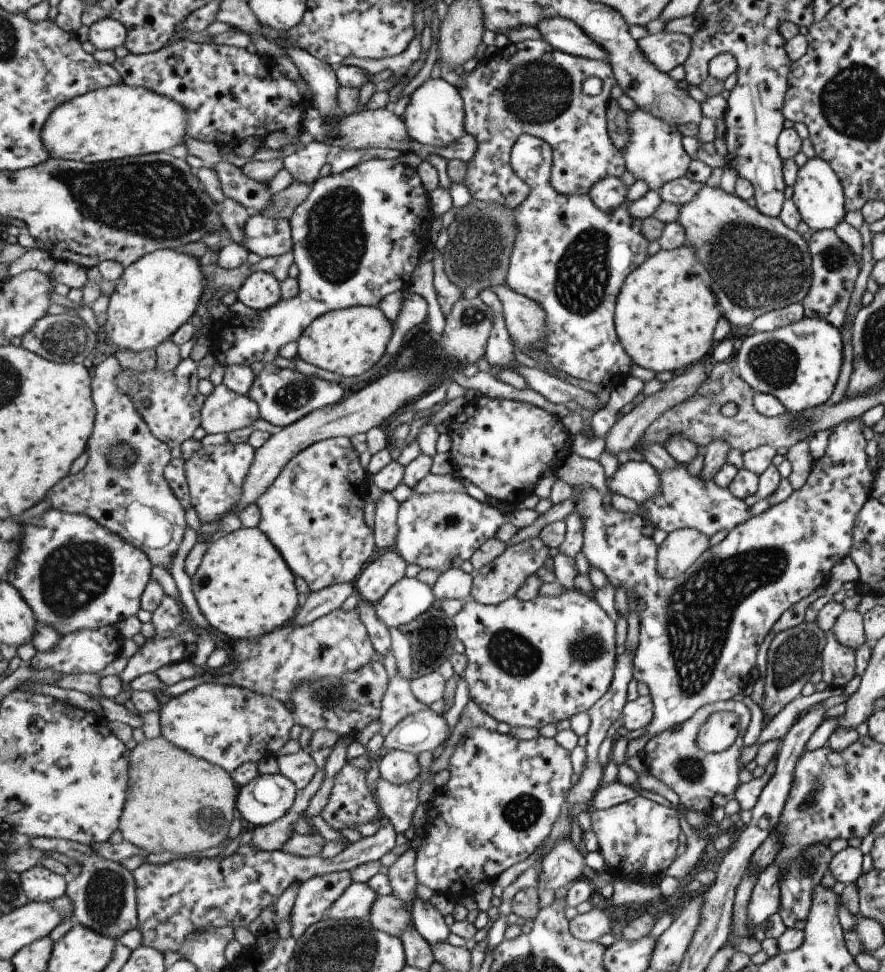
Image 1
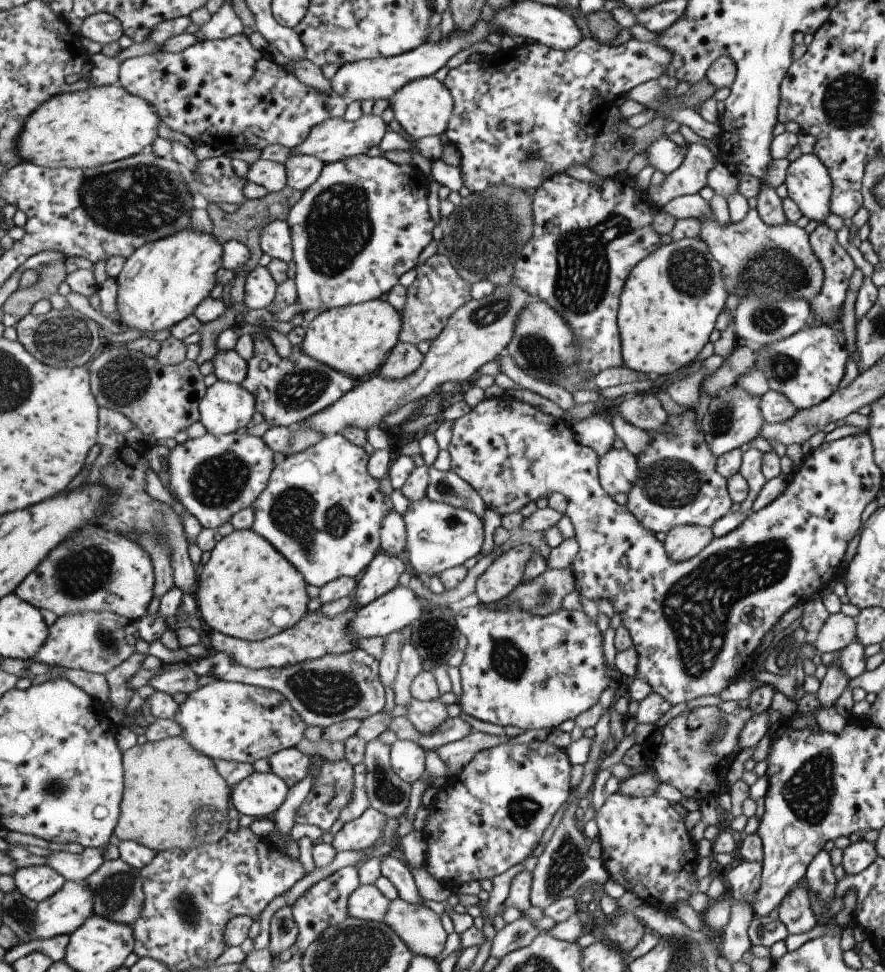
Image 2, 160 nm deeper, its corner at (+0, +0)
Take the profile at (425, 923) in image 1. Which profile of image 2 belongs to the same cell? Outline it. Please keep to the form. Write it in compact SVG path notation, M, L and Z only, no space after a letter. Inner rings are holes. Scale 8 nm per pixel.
M388 854L384 855L382 858L382 876L389 877L389 880L395 883L395 886L400 892L400 896L407 902L422 905L421 900L423 898L417 888L411 866L406 865L401 860L397 860L397 858L393 858Z

